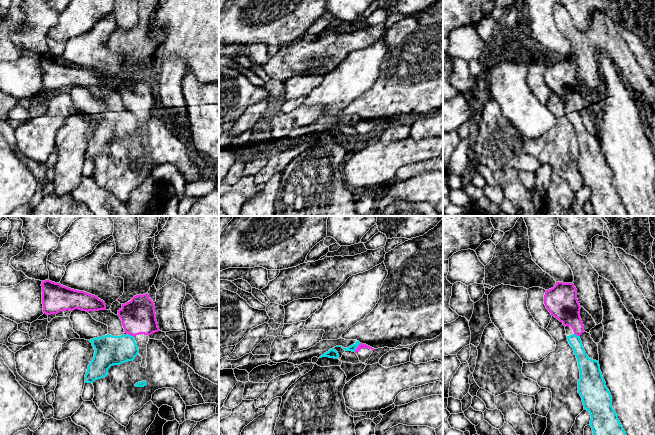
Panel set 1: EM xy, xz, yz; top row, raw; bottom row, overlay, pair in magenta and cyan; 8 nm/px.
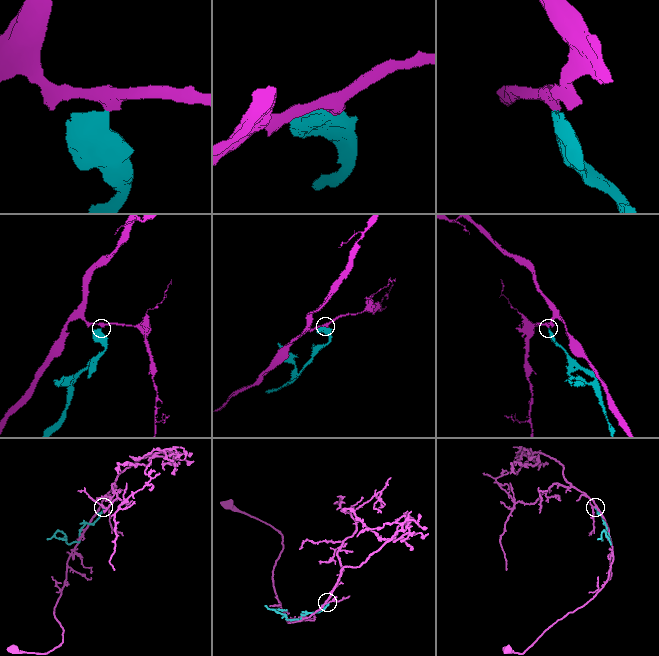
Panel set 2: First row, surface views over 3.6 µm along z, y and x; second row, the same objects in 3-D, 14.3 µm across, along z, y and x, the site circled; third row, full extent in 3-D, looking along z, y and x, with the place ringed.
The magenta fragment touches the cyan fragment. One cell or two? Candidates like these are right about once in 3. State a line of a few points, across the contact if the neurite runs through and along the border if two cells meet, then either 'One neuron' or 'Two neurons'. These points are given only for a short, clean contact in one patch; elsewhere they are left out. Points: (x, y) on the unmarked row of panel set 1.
Line: xz (360, 119), (354, 127). Two neurons

